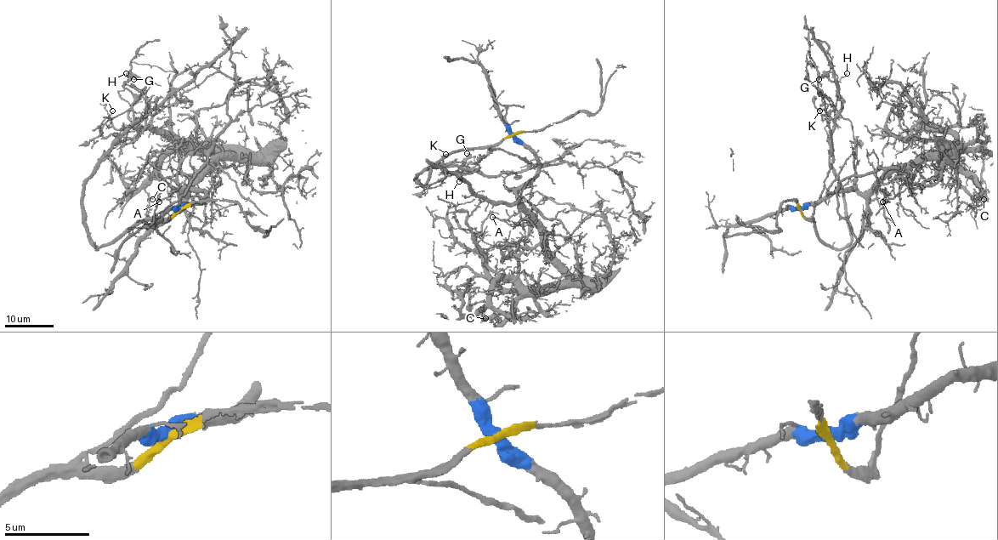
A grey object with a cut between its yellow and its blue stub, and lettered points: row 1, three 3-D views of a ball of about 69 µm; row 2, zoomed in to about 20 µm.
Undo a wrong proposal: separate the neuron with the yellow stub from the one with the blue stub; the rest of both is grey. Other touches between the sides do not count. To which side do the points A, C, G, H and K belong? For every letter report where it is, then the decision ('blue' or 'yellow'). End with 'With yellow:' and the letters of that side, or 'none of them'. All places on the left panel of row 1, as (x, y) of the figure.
A: (159, 201) | blue
C: (152, 199) | blue
G: (133, 79) | yellow
H: (126, 73) | yellow
K: (112, 110) | yellow
With yellow: G, H, K

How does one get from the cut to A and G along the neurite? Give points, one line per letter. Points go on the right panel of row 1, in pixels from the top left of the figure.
A: (801, 209), (814, 205), (823, 198), (839, 191), (853, 190), (872, 191), (878, 188), (886, 191), (881, 201)
G: (801, 209), (832, 248), (851, 241), (843, 190), (832, 168), (839, 91), (824, 76), (819, 79)

